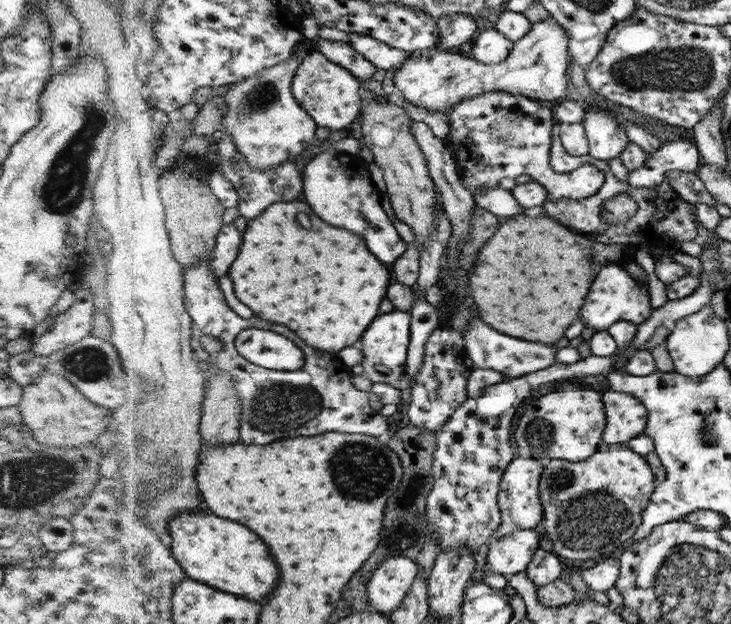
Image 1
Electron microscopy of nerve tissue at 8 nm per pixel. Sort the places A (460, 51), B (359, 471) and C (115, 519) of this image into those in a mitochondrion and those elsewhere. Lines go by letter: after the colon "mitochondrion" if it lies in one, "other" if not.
A: other
B: mitochondrion
C: mitochondrion

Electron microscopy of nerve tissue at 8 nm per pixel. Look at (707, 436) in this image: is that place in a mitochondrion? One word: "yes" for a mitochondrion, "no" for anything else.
yes

